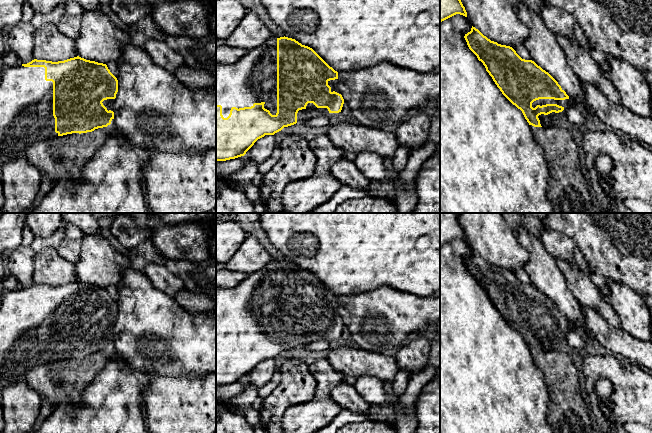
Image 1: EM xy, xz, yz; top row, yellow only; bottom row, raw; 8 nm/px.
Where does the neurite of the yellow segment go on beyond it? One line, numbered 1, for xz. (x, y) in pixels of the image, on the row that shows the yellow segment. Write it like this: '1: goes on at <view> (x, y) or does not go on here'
1: goes on at xz (253, 79)

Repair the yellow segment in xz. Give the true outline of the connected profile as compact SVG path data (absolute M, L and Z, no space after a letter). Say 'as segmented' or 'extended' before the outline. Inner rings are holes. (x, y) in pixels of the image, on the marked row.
extended; M271 36L264 44L249 50L242 59L233 64L216 63L216 161L226 161L244 156L258 139L265 135L274 135L284 127L296 124L298 111L306 109L308 103L313 103L317 108L327 108L329 113L341 112L344 99L341 94L332 92L328 85L330 80L335 79L338 79L338 72L330 67L312 48L285 36L280 38Z

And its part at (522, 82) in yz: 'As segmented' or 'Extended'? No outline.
As segmented

